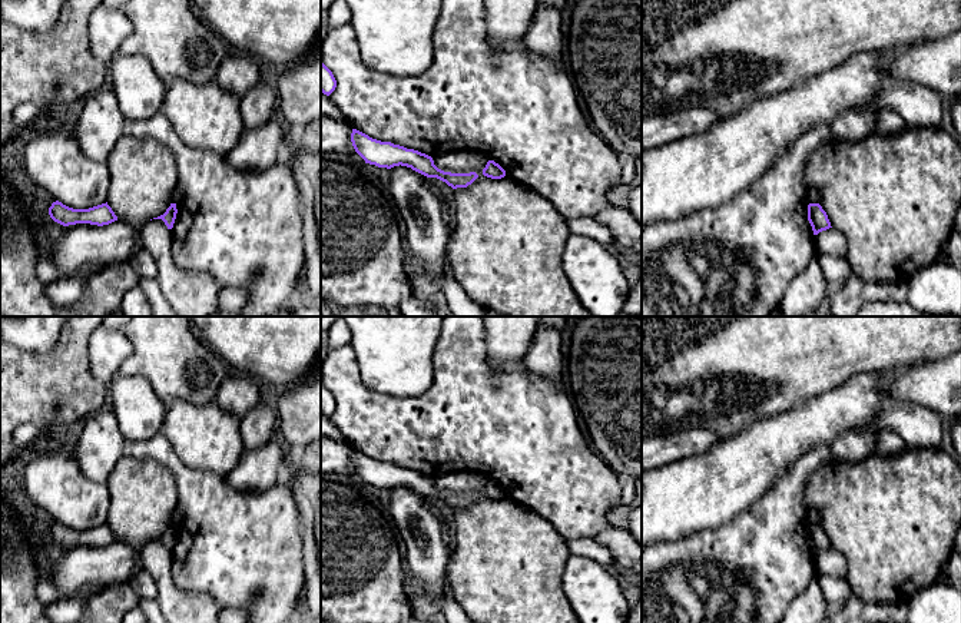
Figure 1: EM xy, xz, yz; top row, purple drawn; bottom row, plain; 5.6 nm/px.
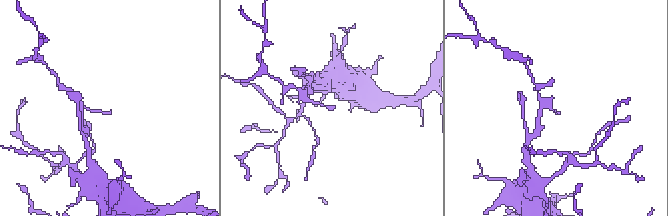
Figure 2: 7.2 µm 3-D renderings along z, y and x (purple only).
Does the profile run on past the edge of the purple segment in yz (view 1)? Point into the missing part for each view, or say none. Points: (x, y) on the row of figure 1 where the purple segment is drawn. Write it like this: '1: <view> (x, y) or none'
1: none

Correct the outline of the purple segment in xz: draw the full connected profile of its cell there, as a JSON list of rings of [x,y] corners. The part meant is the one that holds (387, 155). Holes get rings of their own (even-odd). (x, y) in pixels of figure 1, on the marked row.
[[[352,129],[351,142],[355,152],[365,160],[365,163],[387,169],[400,165],[407,166],[427,178],[437,178],[445,182],[453,189],[467,188],[478,178],[475,172],[470,173],[444,172],[438,169],[434,165],[433,158],[425,153],[421,153],[414,149],[407,149],[391,142],[381,142],[372,139],[357,129]]]

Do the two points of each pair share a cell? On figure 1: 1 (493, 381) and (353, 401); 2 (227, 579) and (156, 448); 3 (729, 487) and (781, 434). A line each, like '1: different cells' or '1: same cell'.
1: same cell
2: same cell
3: same cell

